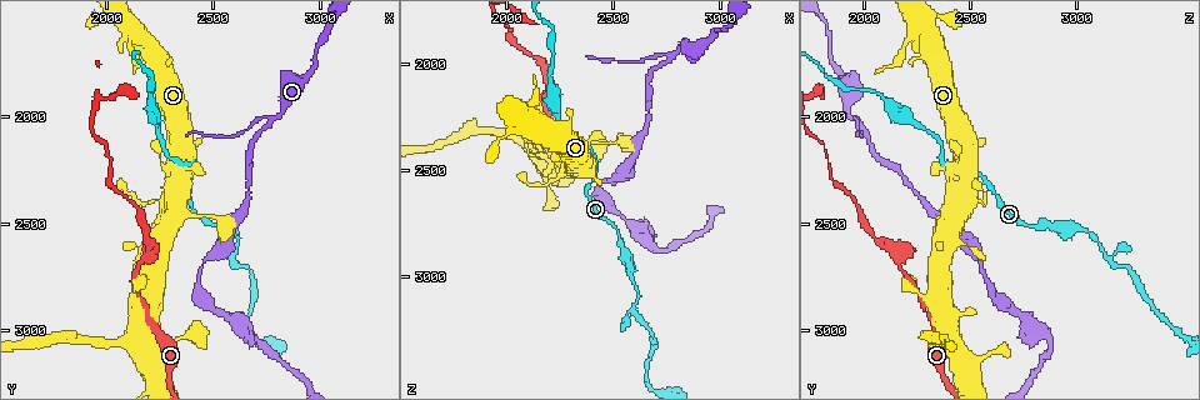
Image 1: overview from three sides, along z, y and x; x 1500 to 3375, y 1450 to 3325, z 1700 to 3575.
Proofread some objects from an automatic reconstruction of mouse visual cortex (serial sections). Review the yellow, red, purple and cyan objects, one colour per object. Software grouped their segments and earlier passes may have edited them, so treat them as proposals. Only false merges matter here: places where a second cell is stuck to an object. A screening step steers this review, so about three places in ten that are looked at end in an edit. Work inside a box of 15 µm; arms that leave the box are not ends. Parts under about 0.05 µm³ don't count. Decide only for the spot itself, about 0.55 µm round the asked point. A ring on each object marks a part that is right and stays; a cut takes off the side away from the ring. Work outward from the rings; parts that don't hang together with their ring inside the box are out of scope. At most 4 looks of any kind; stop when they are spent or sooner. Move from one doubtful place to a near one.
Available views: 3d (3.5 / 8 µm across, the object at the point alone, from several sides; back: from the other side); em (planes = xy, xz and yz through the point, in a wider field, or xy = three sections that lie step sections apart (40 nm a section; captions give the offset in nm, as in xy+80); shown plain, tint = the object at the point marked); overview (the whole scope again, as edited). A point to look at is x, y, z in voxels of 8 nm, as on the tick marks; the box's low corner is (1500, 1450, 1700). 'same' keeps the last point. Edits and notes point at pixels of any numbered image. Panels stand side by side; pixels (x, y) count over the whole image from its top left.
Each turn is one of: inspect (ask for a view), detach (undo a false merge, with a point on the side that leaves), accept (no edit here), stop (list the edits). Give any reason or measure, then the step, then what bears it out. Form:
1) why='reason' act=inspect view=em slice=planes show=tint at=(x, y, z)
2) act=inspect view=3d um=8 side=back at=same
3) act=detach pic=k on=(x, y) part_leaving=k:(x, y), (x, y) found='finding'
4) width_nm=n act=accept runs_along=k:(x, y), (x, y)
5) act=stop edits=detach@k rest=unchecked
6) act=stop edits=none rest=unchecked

why='thick turns thin' act=inspect view=3d um=8 at=(2120, 1640, 2210)

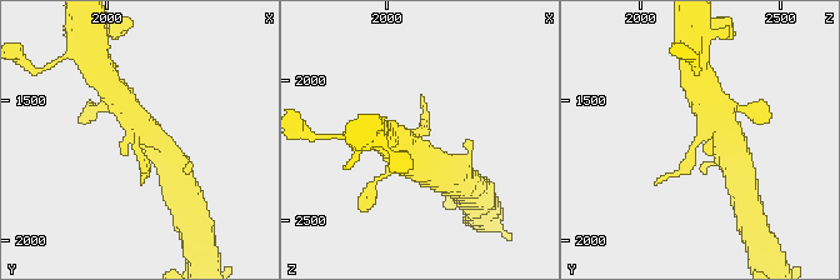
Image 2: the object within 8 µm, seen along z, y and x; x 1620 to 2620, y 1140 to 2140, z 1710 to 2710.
act=inspect view=em slice=xy step=1 show=tint at=(2110, 1650, 2200)

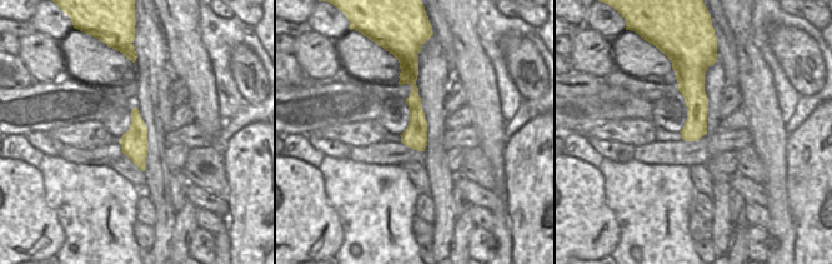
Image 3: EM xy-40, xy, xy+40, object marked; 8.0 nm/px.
act=accept found='one cell here'

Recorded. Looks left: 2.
why='arms part here' act=inspect view=3d um=3.5 at=(2190, 2660, 2160)

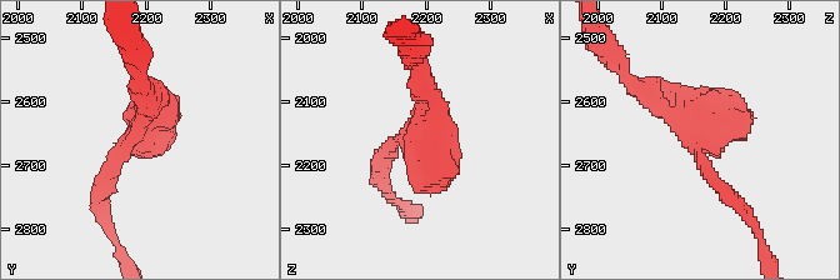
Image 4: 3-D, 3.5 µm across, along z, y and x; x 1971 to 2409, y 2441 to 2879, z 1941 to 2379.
why='shape alone is not enough' act=inspect view=em slice=xy step=5 show=tint at=(2175, 2655, 2155)

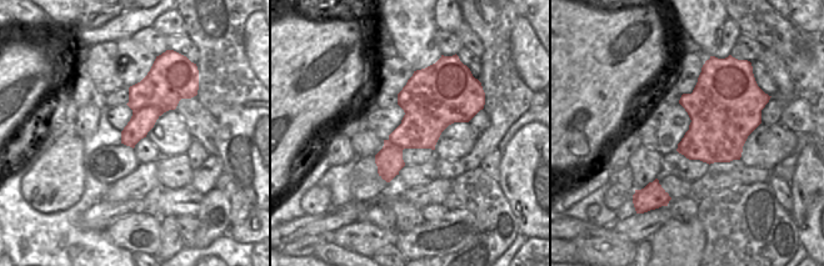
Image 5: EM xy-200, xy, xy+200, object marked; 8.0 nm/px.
act=accept runs_along=4:(733, 200), (698, 154), (695, 124), (640, 89) found='all the same cell'

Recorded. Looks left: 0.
act=stop edits=none rest=unchecked

